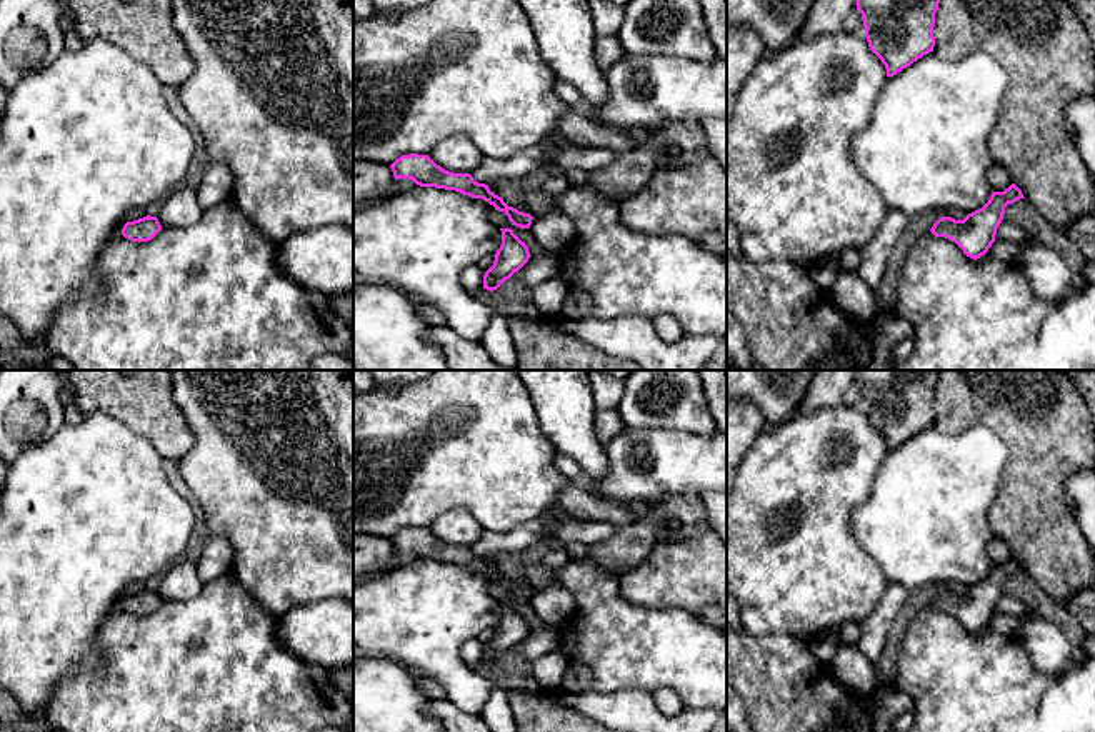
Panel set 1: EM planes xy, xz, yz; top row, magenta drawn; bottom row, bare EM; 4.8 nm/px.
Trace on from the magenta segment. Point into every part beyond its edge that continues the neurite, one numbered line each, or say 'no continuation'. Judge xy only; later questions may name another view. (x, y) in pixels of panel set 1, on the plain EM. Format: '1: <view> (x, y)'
no continuation

